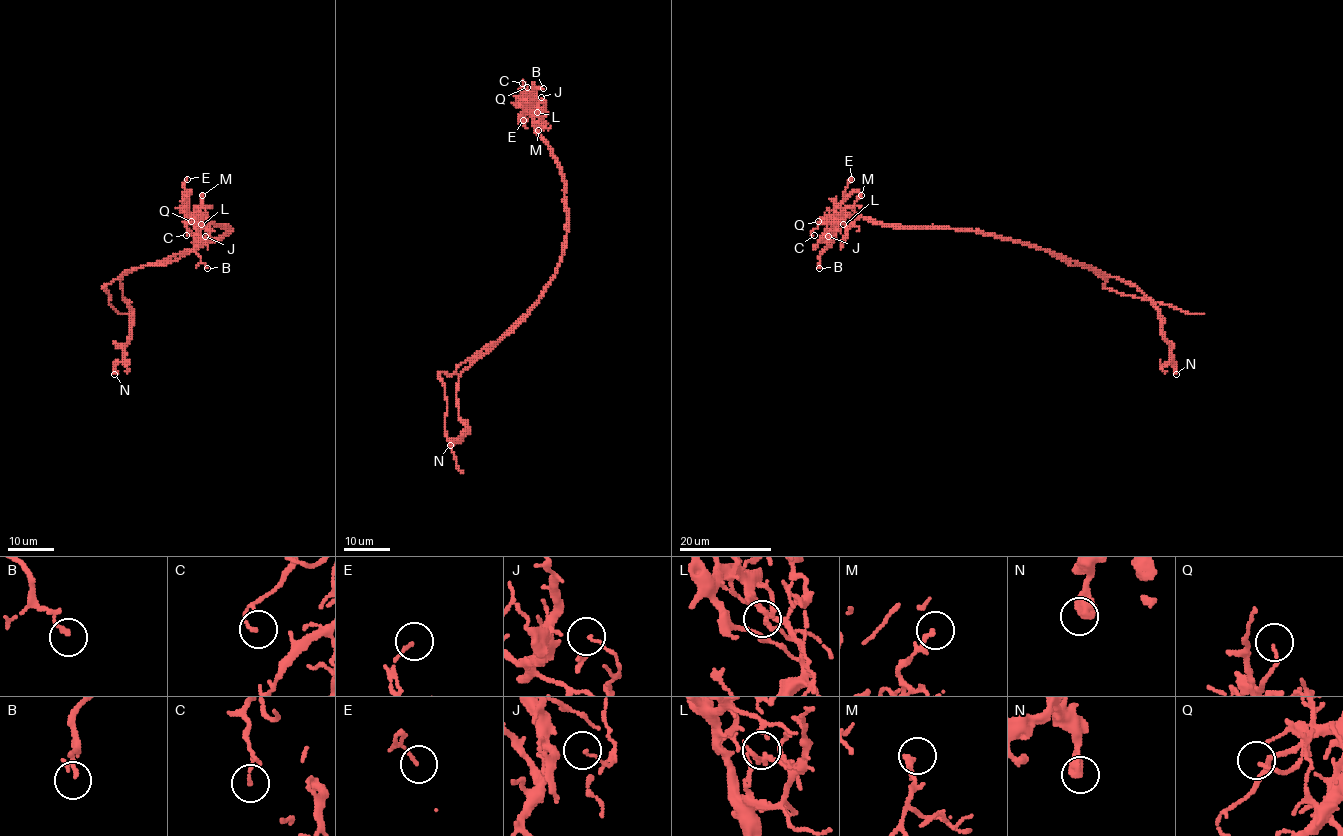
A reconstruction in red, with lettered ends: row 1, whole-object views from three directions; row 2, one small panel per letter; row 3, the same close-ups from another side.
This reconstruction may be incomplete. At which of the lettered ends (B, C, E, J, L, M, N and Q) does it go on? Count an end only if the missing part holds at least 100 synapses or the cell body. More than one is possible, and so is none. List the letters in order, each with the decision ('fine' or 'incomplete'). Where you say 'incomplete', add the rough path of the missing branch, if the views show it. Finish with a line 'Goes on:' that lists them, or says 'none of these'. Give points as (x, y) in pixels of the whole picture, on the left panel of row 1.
B: fine
C: fine
E: fine
J: fine
L: fine
M: fine
N: fine
Q: fine
Goes on: none of these

